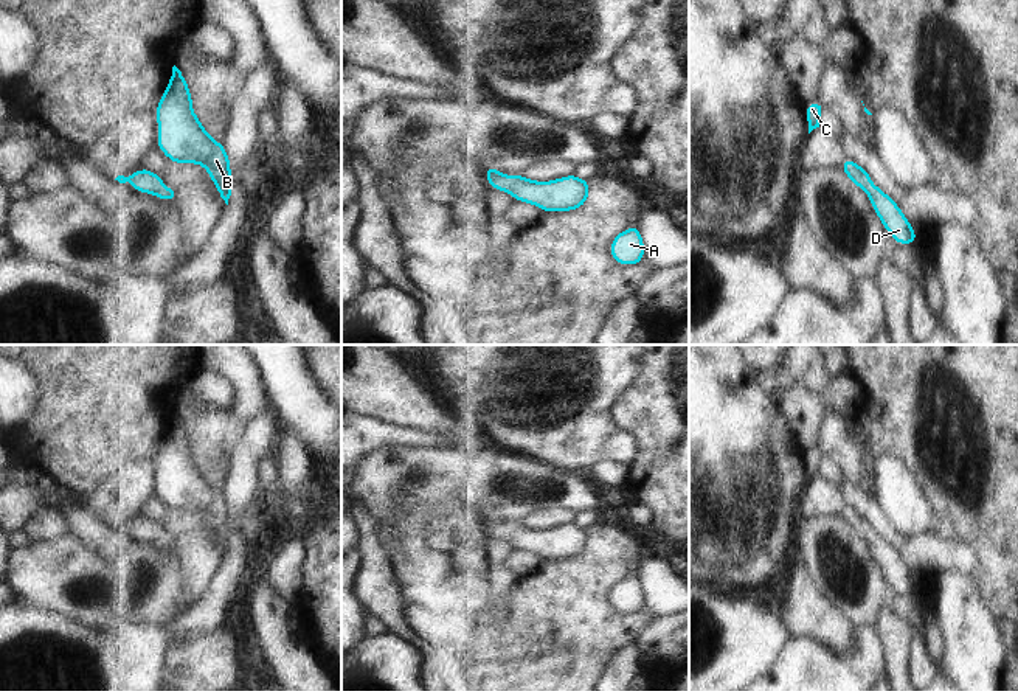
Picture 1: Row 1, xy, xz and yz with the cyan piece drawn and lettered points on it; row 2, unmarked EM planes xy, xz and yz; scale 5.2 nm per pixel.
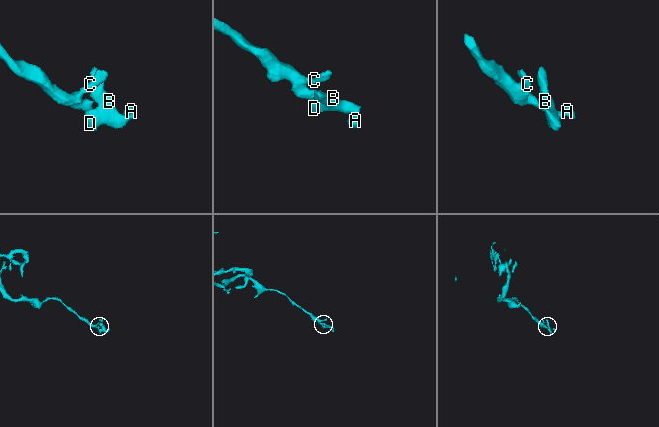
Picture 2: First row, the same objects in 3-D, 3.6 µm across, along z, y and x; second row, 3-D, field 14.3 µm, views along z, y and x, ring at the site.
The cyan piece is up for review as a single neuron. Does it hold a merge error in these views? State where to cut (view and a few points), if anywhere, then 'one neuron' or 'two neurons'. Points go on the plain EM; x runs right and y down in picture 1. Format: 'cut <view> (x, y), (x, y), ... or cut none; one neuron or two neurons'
cut none; one neuron

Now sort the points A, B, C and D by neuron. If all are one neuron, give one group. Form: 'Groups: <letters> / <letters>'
Groups: A B C D

